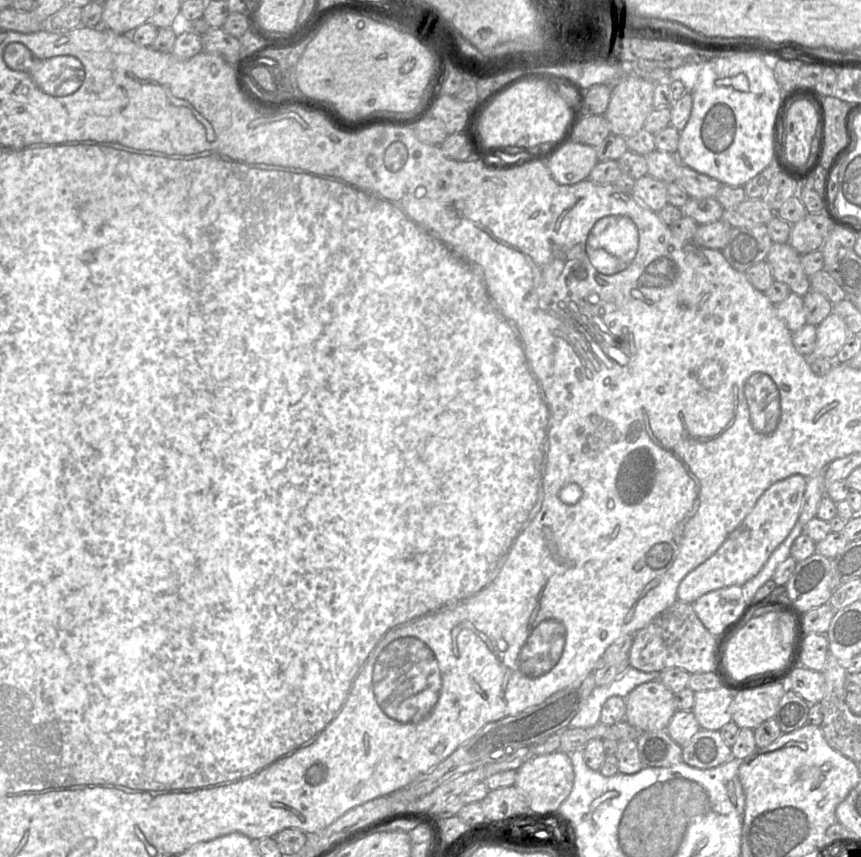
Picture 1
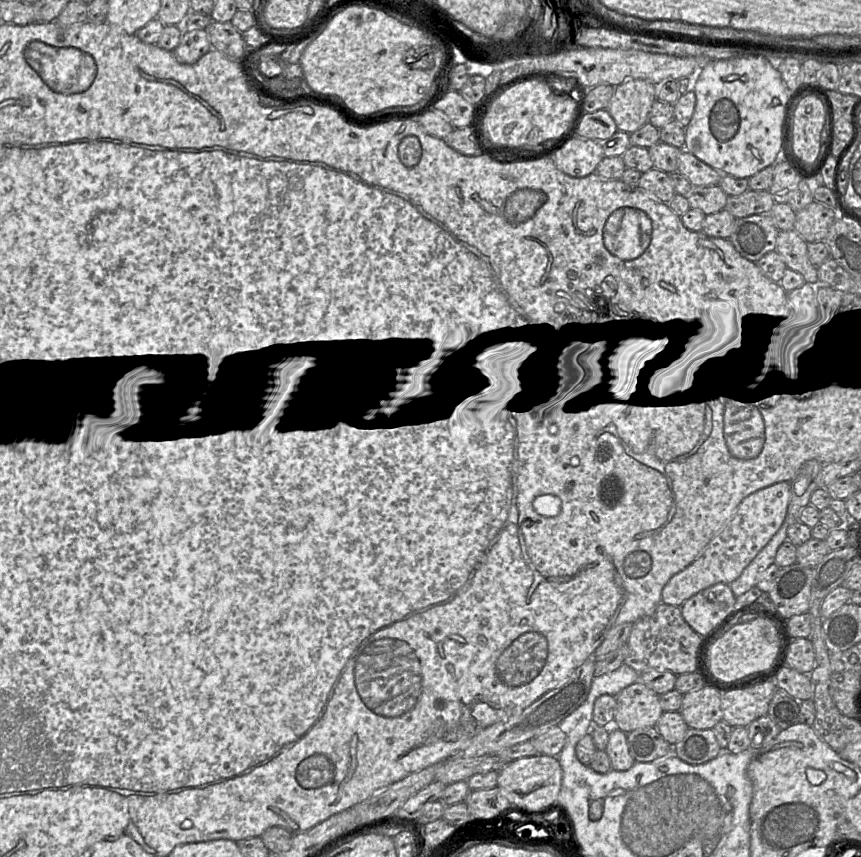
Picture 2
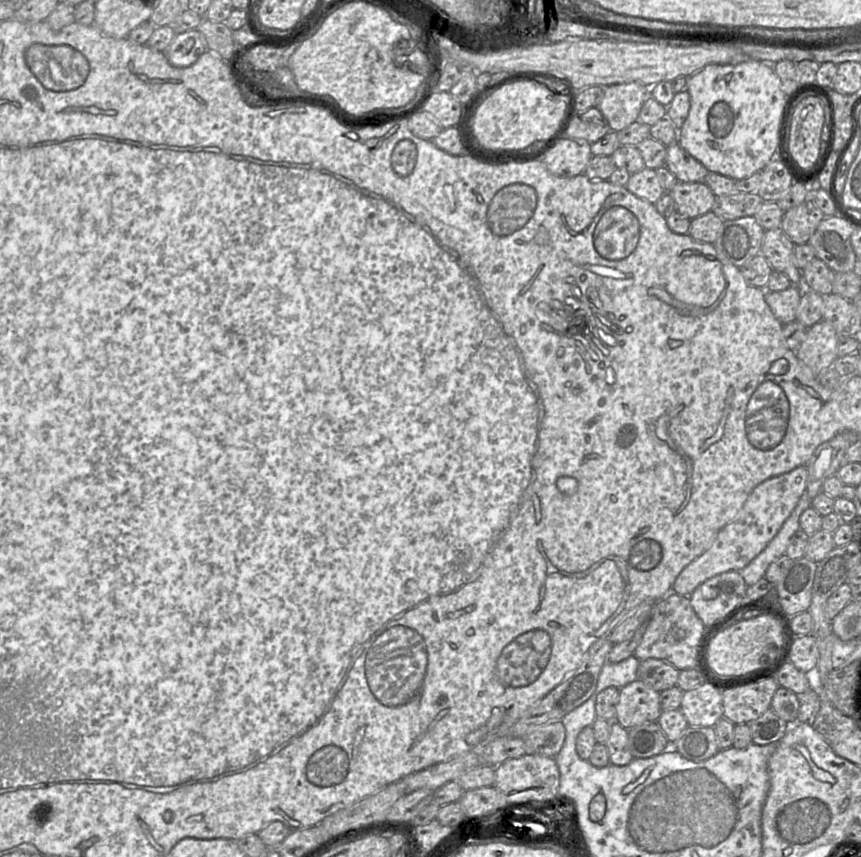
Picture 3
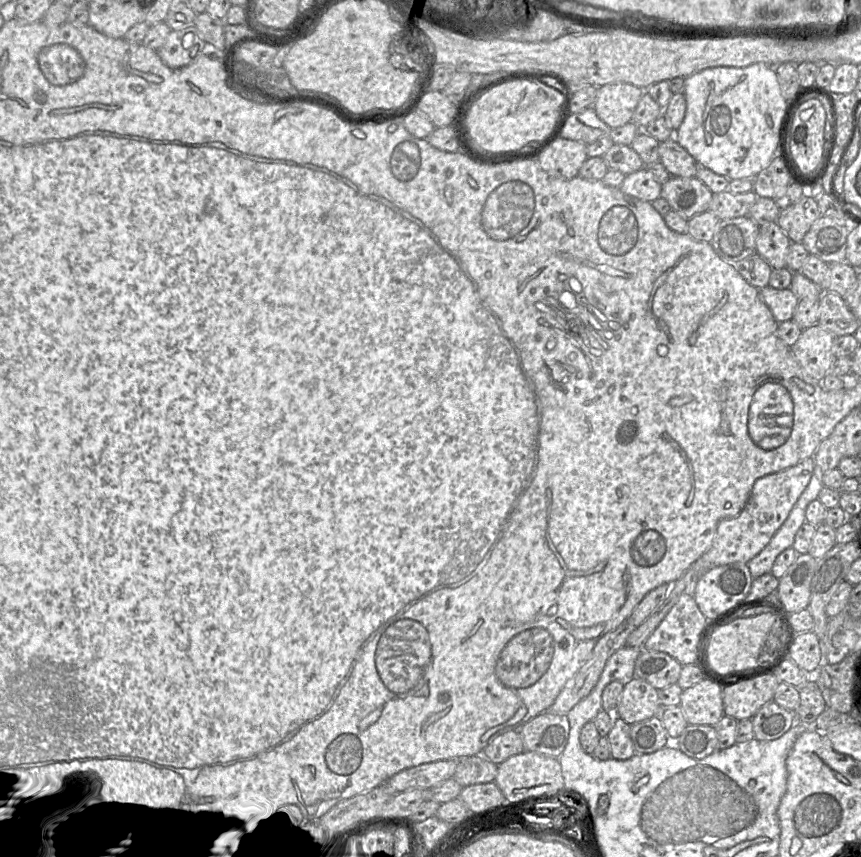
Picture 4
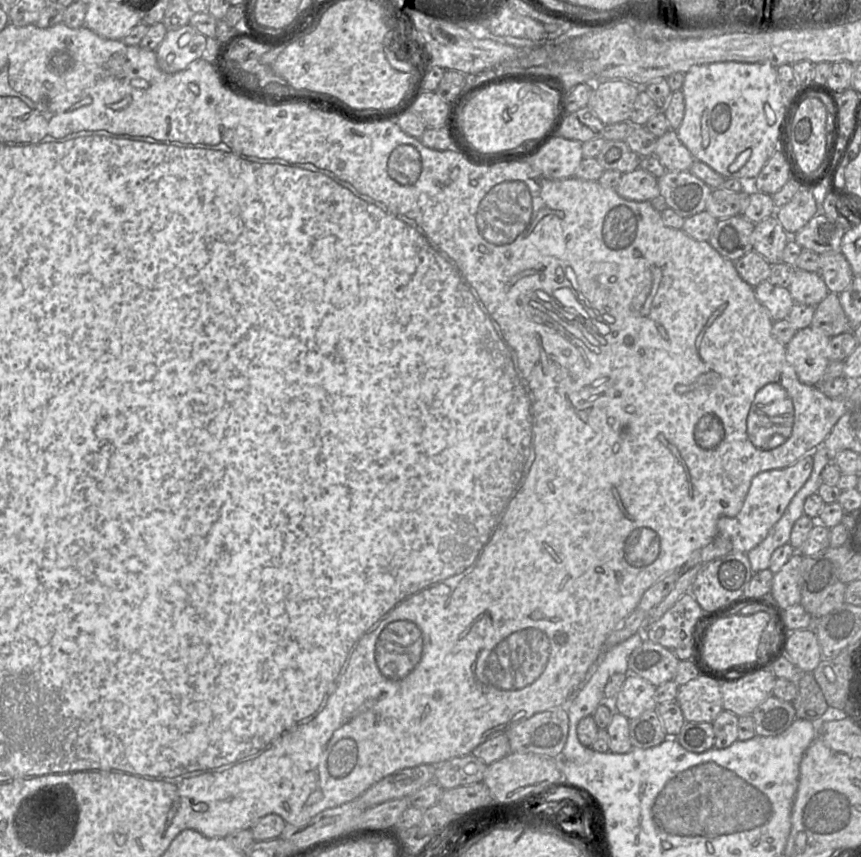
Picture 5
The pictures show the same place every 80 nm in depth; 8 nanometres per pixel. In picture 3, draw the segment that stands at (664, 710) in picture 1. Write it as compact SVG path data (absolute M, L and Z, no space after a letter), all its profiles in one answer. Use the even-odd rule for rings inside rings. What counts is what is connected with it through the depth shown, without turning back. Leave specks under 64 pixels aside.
M636 679L620 688L614 721L630 729L645 722L657 721L661 711L660 693Z

